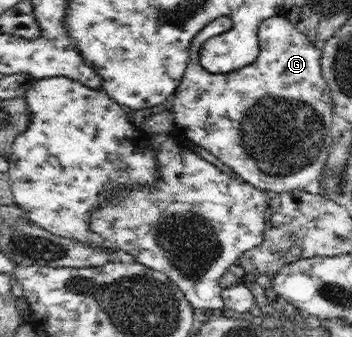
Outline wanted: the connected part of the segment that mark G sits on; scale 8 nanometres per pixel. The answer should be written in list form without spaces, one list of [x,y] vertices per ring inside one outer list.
[[[222,16],[205,25],[193,38],[182,81],[172,95],[176,132],[185,142],[207,149],[231,167],[237,177],[255,187],[275,193],[303,190],[311,181],[322,177],[334,144],[331,134],[333,102],[321,73],[322,50],[287,18],[274,16],[261,21],[257,27],[260,52],[253,63],[236,72],[211,73],[201,66],[199,49],[207,38],[225,32],[230,26],[230,20]]]

